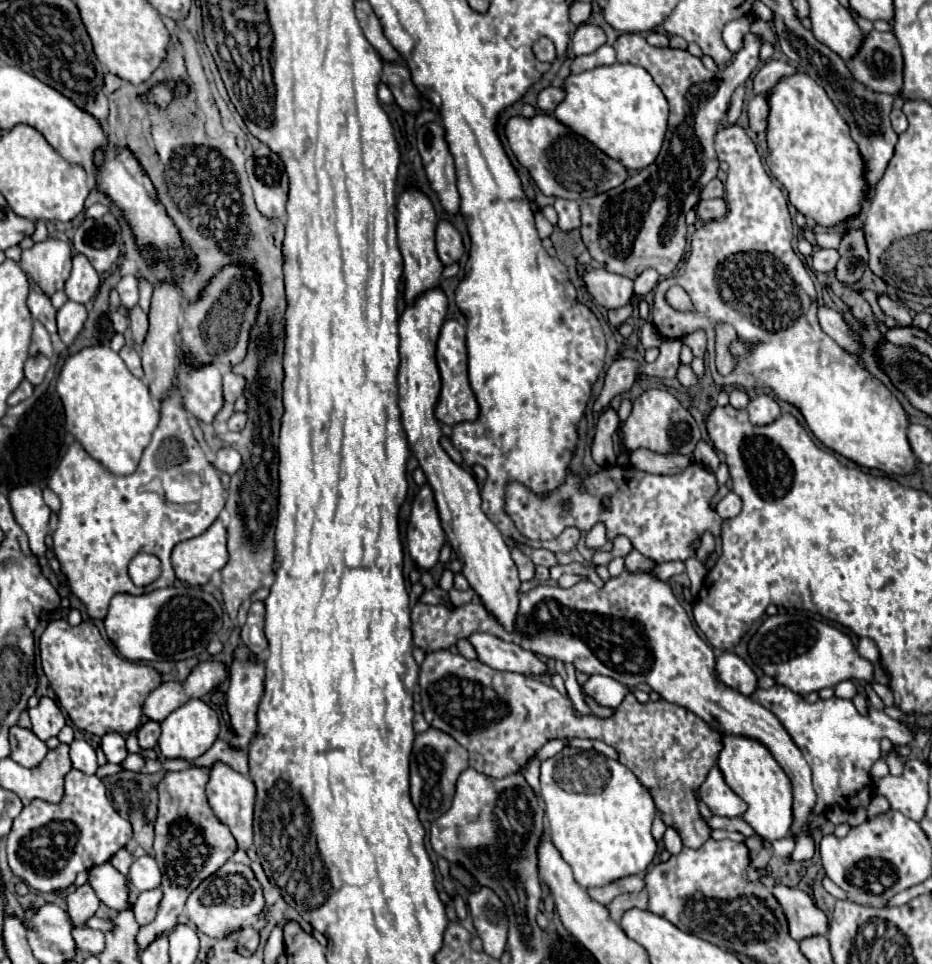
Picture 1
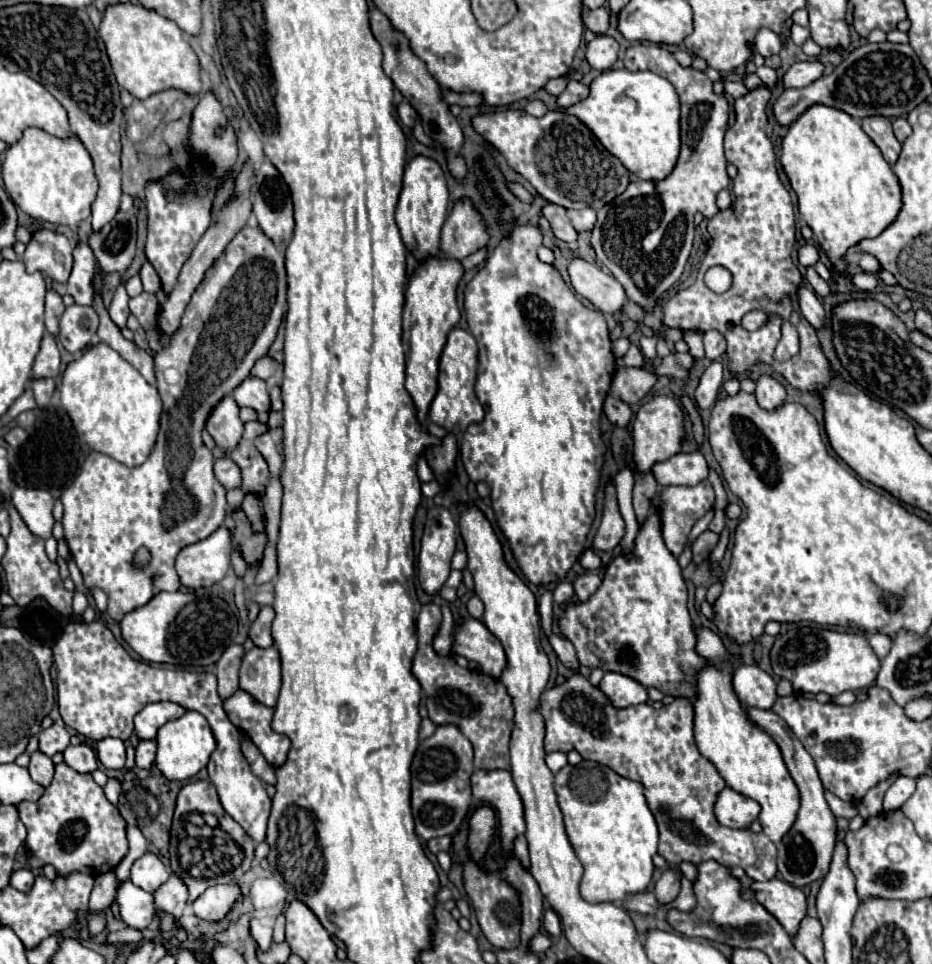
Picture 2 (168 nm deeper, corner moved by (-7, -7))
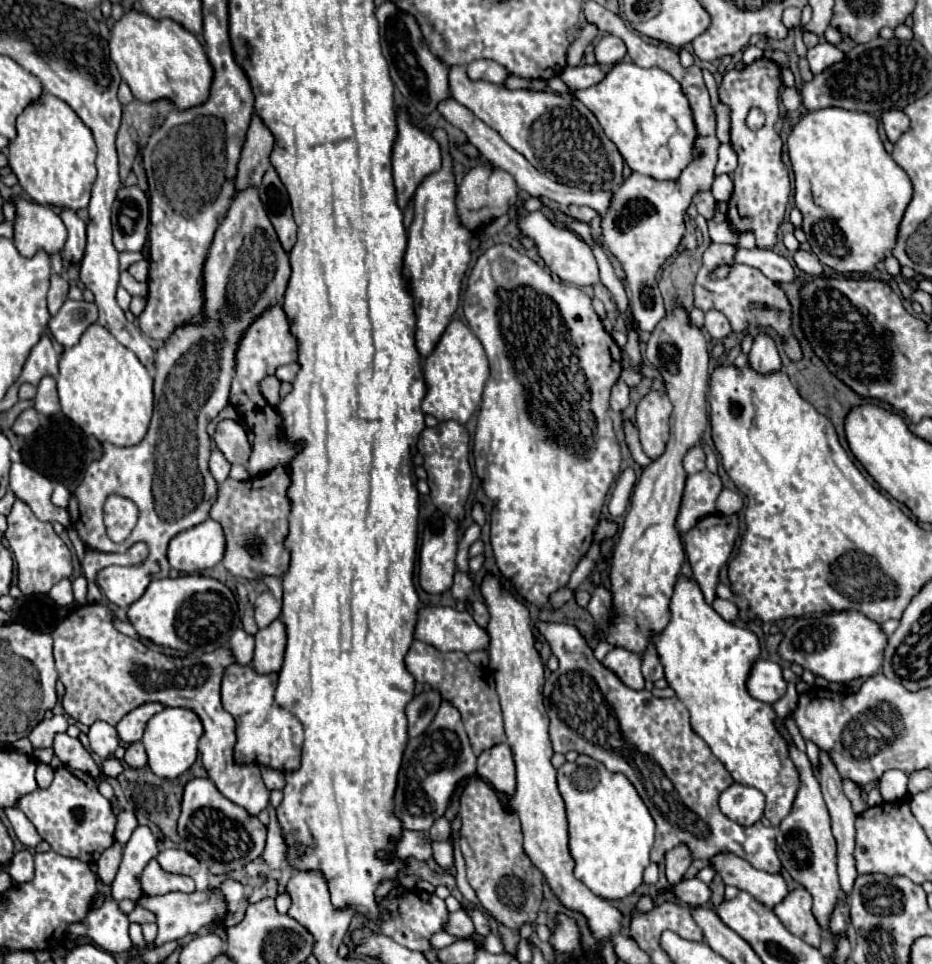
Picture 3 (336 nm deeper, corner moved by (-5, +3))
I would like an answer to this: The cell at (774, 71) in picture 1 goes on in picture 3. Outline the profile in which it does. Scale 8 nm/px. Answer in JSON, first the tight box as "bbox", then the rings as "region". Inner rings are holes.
{"bbox":[807,42,845,74],"region":[[[829,42],[817,44],[817,46],[809,48],[809,52],[807,52],[807,60],[809,60],[813,74],[821,74],[825,68],[841,62],[843,58],[845,58],[845,52]]]}

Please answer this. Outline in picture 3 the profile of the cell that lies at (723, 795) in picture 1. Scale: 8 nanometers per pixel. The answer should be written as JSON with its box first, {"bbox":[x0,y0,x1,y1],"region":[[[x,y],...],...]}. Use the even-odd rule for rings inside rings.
{"bbox":[719,784,765,826],"region":[[[731,784],[719,798],[721,812],[741,826],[753,826],[763,818],[765,796],[751,786]]]}

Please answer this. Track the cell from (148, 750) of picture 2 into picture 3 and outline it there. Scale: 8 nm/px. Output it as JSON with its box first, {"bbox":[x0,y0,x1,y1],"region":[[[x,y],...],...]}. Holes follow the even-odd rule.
{"bbox":[123,742,147,768],"region":[[[135,742],[131,746],[127,746],[123,762],[127,762],[131,768],[143,768],[147,764],[147,754],[141,742]]]}

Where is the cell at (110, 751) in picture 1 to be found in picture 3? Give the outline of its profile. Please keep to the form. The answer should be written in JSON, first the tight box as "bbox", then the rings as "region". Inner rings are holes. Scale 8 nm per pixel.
{"bbox":[89,722,119,758],"region":[[[95,722],[89,728],[89,744],[99,758],[109,758],[113,750],[119,746],[117,730],[107,722]]]}

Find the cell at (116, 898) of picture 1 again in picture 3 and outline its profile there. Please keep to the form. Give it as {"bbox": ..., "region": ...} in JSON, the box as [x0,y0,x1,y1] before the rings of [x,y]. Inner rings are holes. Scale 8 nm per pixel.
{"bbox":[141,888,227,946],"region":[[[213,888],[213,890],[195,890],[191,894],[185,892],[171,892],[165,896],[141,896],[141,906],[155,912],[157,914],[157,926],[159,926],[159,934],[155,938],[155,946],[161,946],[165,942],[177,940],[181,936],[187,936],[191,932],[197,932],[199,928],[211,924],[213,920],[221,918],[227,912],[227,900],[223,896],[221,890]]]}

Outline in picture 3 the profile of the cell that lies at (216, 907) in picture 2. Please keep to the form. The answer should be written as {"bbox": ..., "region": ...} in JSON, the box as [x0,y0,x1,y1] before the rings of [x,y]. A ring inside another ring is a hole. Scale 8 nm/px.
{"bbox":[141,858,195,896],"region":[[[153,858],[143,874],[141,874],[141,890],[147,896],[161,896],[161,894],[169,894],[169,892],[193,892],[195,890],[195,882],[191,876],[181,876],[181,874],[171,874],[165,872],[159,862]]]}

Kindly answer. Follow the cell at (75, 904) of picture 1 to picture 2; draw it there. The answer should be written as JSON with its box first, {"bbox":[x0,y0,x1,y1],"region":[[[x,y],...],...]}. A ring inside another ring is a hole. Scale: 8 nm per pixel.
{"bbox":[89,872,117,912],"region":[[[107,872],[107,874],[99,874],[95,878],[95,888],[91,892],[89,898],[89,910],[91,912],[101,912],[107,906],[111,906],[113,896],[115,896],[115,886],[117,886],[117,878],[115,872]]]}

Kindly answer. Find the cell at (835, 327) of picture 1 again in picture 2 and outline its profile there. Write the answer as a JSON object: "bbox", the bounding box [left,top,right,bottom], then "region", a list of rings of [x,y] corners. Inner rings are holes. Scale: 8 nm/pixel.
{"bbox":[799,284,827,330],"region":[[[805,284],[805,286],[799,288],[799,306],[801,306],[803,316],[809,320],[809,324],[813,328],[821,330],[825,326],[825,318],[827,318],[825,308],[819,302],[819,298],[815,296],[815,292],[813,292],[813,288],[809,284]]]}

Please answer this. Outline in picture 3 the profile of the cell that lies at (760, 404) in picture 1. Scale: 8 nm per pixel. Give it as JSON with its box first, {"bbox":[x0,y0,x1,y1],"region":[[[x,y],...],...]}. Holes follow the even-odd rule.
{"bbox":[749,332,781,374],"region":[[[761,332],[755,336],[753,348],[749,352],[749,364],[761,374],[781,370],[781,358],[777,352],[777,344],[769,334]]]}

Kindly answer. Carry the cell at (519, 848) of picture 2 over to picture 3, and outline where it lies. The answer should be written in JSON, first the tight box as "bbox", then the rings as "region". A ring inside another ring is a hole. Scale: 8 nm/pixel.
{"bbox":[459,776,543,928],"region":[[[479,776],[467,780],[459,814],[463,818],[461,852],[467,868],[467,882],[483,908],[509,928],[521,928],[525,922],[535,922],[543,900],[543,874],[523,850],[523,832],[517,814],[507,810],[493,786]]]}

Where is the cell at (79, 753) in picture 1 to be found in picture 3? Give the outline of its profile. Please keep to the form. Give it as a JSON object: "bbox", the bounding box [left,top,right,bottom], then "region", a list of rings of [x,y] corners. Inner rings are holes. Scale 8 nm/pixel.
{"bbox":[53,734,101,778],"region":[[[57,734],[53,740],[53,752],[65,766],[83,770],[93,778],[101,776],[101,770],[91,758],[89,750],[85,750],[85,746],[77,738],[71,738],[69,734]]]}

